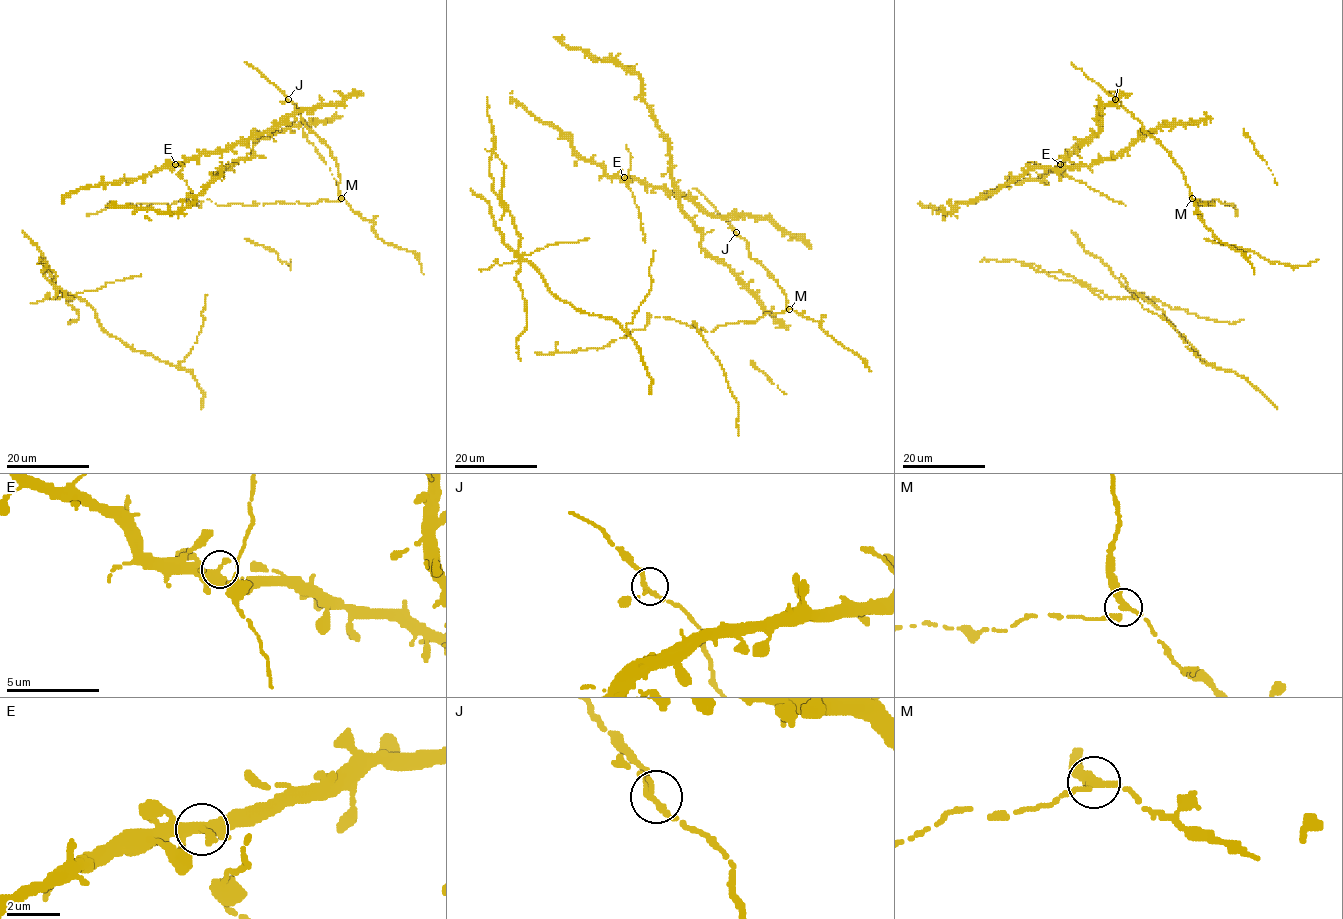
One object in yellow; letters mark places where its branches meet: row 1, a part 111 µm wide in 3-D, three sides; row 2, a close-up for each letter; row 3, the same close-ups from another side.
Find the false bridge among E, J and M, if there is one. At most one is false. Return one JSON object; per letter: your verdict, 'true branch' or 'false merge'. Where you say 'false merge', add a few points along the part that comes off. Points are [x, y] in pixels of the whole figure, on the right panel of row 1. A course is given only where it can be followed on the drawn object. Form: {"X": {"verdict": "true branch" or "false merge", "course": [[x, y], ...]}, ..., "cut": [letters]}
{"E": {"verdict": "true branch"}, "J": {"verdict": "true branch"}, "M": {"verdict": "false merge"}, "cut": ["M"]}

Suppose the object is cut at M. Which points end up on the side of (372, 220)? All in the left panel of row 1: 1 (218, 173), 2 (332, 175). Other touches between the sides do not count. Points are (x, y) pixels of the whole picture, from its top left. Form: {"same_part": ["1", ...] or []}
{"same_part": ["1", "2"]}

